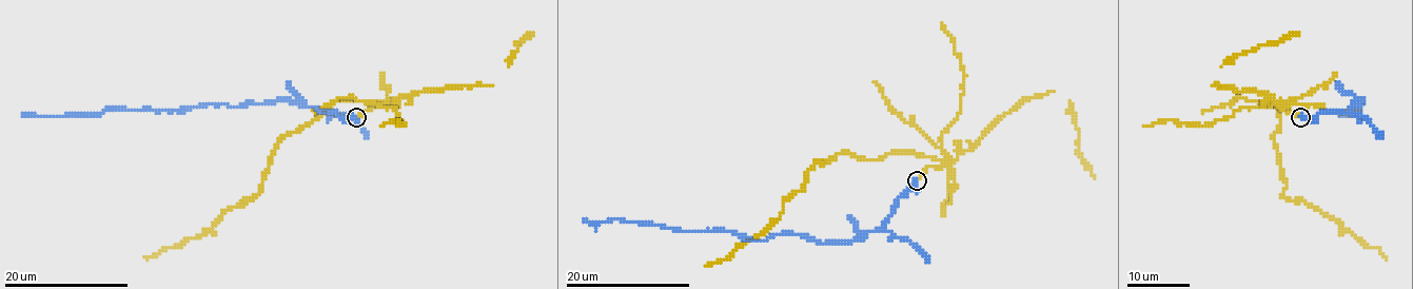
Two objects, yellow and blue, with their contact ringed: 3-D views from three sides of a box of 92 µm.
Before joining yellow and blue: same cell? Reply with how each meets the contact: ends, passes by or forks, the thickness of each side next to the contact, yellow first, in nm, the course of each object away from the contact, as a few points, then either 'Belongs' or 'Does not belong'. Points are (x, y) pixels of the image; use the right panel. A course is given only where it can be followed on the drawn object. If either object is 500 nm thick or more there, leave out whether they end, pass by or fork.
At the ring yellow ends. At the ring blue ends. Thickness 200 nm (yellow) against 480 nm. Course of yellow: (1299, 117), (1273, 98), (1280, 120), (1273, 142), (1283, 175), (1282, 195), (1315, 206), (1387, 255). Course of blue: (1301, 117), (1346, 112), (1364, 100), (1354, 107), (1361, 107), (1340, 114). Does not belong

